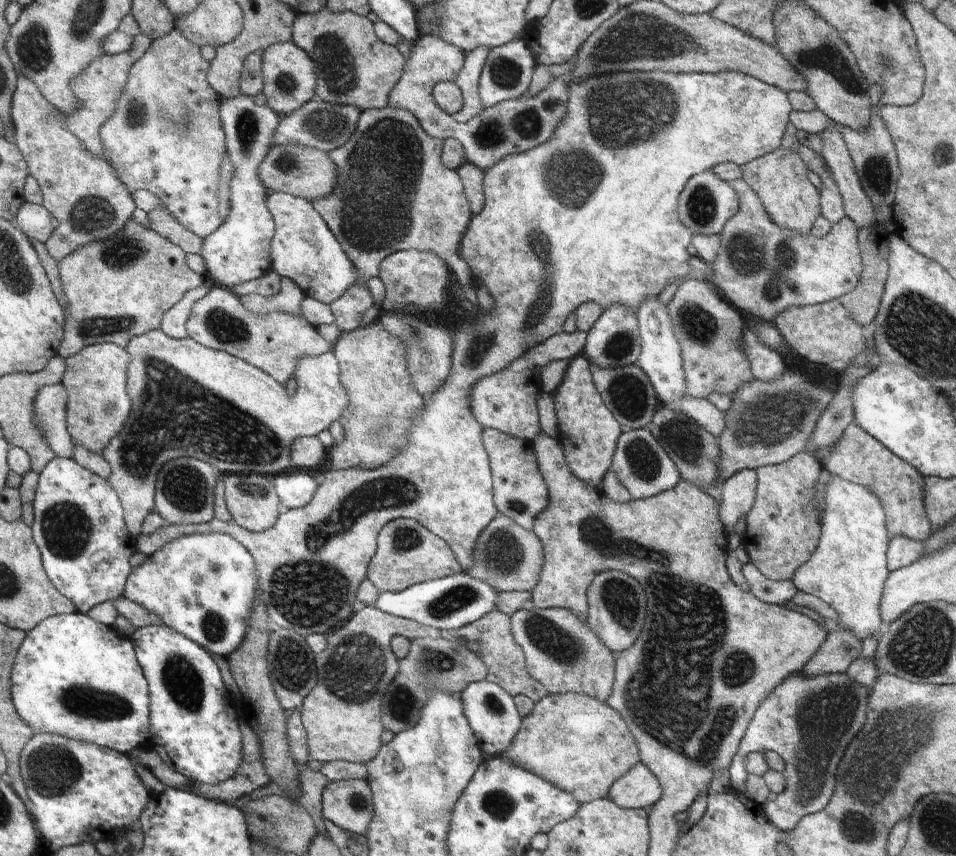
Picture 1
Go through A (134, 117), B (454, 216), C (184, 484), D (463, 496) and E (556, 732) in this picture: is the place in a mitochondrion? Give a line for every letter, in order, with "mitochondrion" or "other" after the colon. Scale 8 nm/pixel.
A: mitochondrion
B: other
C: mitochondrion
D: other
E: other

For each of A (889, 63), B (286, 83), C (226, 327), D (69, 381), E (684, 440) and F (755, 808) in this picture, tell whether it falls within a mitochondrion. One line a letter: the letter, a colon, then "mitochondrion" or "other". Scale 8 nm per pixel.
A: mitochondrion
B: mitochondrion
C: mitochondrion
D: other
E: mitochondrion
F: other

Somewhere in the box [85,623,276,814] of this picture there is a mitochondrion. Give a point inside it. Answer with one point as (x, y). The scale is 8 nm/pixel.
(184, 684)

